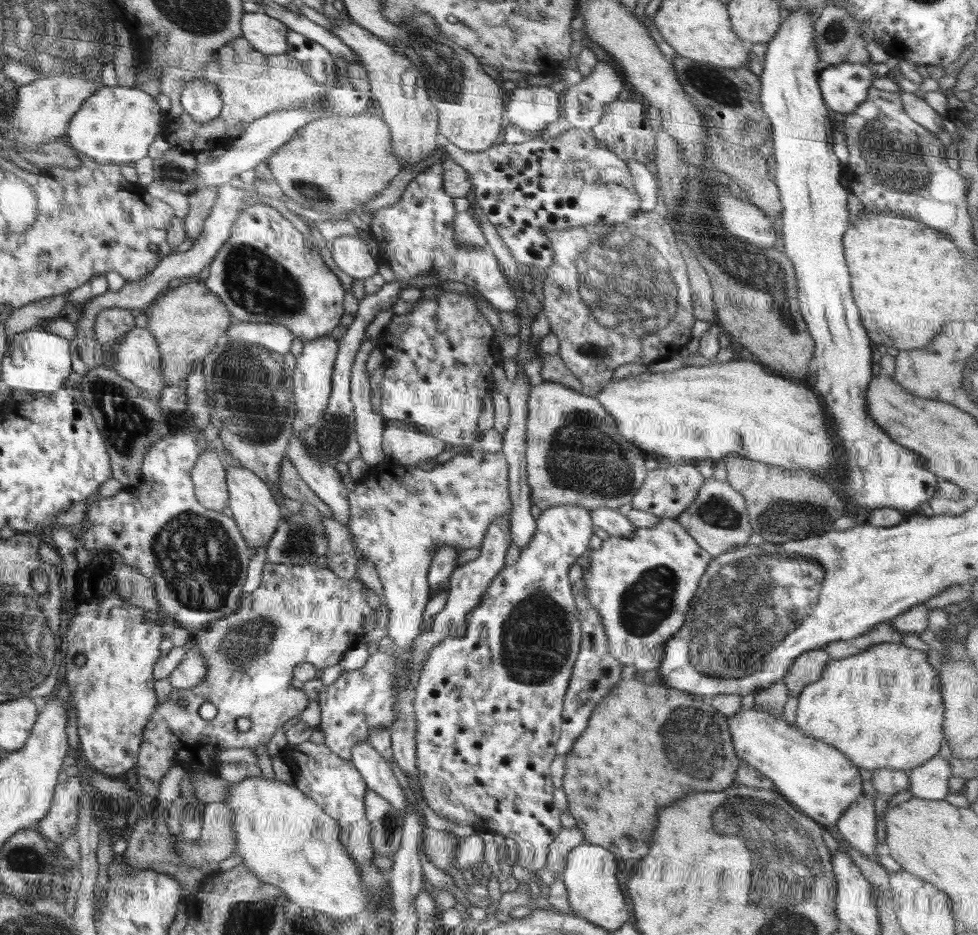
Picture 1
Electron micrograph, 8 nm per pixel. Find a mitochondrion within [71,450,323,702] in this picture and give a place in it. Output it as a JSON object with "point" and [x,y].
{"point":[195,555]}

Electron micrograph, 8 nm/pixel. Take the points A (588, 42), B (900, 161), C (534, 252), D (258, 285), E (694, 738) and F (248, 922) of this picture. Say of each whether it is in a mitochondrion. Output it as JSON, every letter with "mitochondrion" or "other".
{"A":"other","B":"mitochondrion","C":"other","D":"mitochondrion","E":"mitochondrion","F":"mitochondrion"}

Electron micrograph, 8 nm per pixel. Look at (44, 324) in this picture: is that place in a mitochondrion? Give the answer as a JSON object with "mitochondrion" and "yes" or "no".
{"mitochondrion":"no"}

